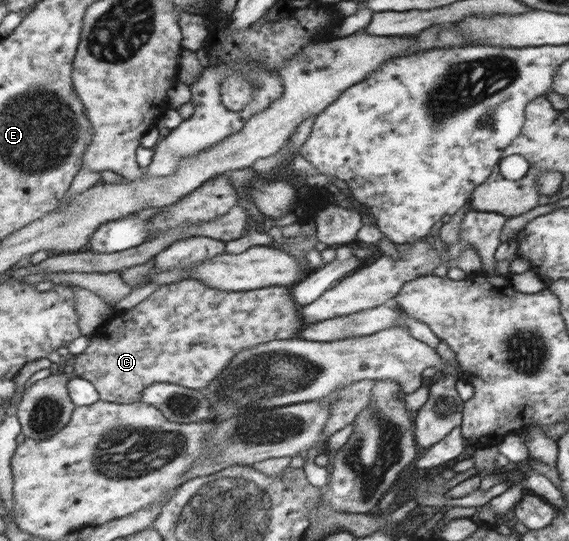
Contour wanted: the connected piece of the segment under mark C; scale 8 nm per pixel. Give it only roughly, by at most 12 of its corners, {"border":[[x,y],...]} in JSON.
{"border":[[165,284],[91,335],[103,400],[208,388],[236,355],[301,335],[281,285]]}

